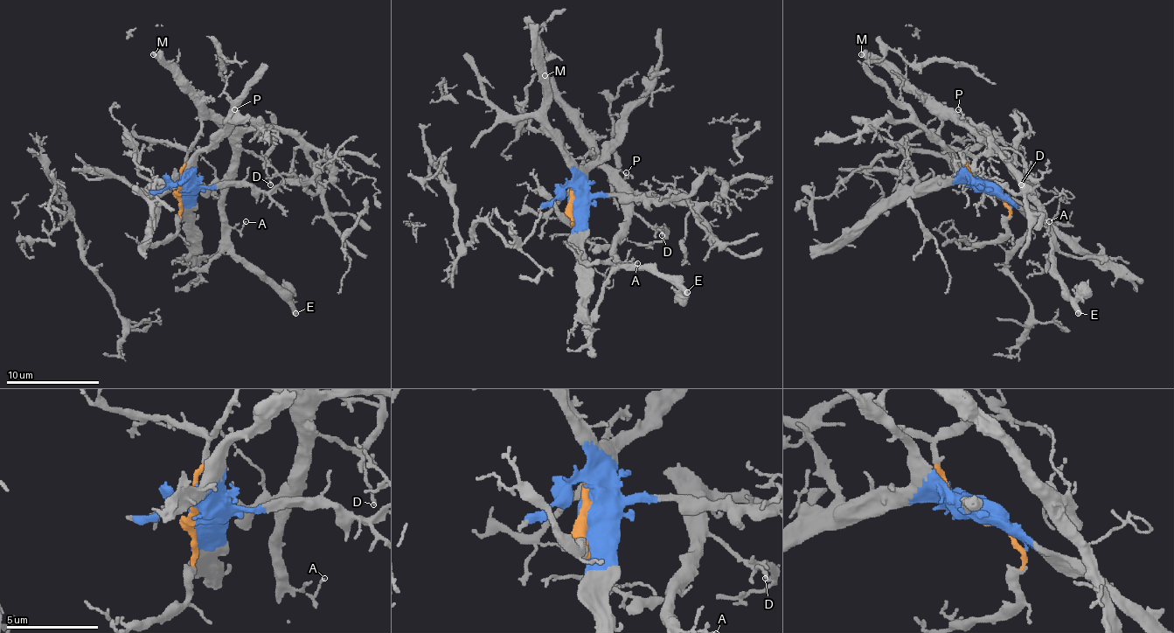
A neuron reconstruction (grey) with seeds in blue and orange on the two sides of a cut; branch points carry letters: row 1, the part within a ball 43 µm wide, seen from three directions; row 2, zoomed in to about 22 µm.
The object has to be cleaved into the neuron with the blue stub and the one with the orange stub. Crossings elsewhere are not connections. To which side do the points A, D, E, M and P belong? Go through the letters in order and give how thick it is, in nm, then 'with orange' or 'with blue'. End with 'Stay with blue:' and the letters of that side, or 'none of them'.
A: 100 nm | with orange
D: 150 nm | with orange
E: 440 nm | with orange
M: 480 nm | with orange
P: 100 nm | with orange
Stay with blue: none of them

